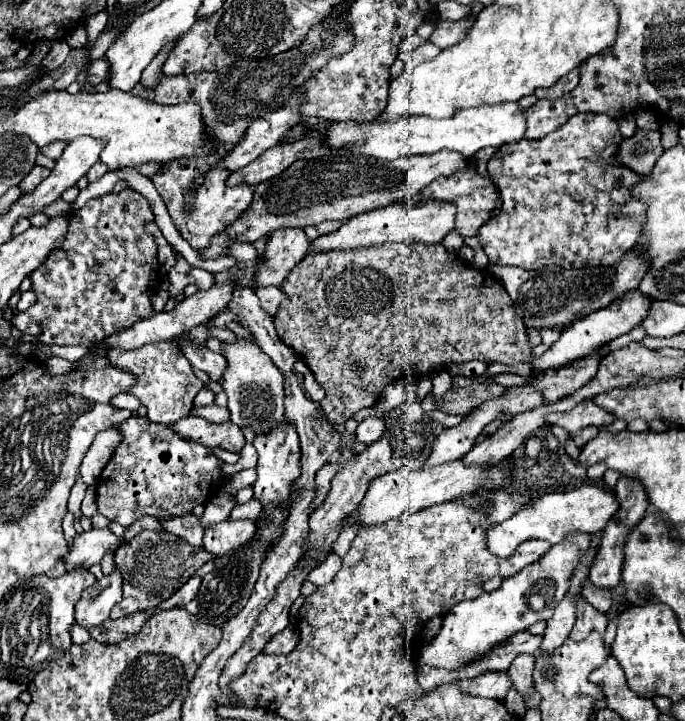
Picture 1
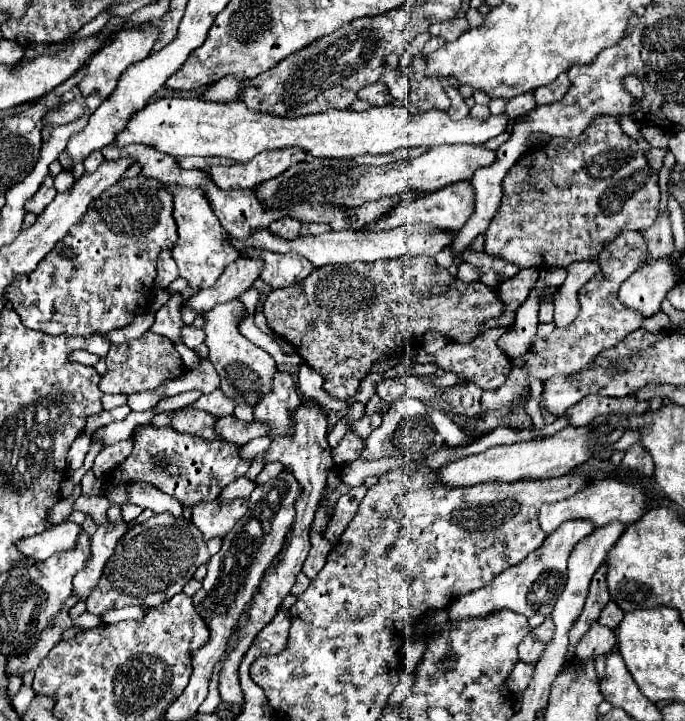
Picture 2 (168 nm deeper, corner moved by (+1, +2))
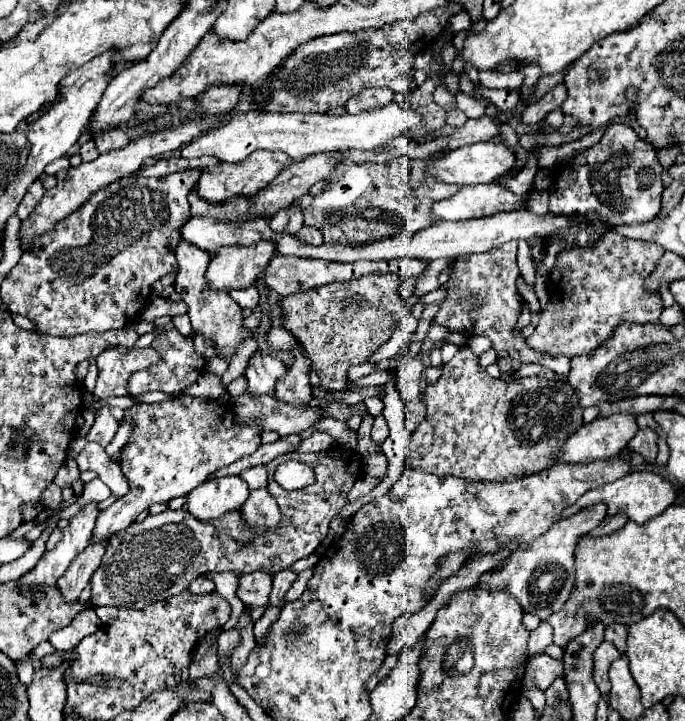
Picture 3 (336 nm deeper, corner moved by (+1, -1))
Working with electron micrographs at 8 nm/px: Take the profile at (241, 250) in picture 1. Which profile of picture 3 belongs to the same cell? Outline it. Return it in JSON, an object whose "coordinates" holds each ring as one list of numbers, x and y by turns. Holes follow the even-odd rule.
{"coordinates":[[181,241,177,247,177,261,179,261,179,273,175,279,175,291,181,295,181,299,189,307,189,317,193,325,193,333,205,335,207,339,213,339,217,345,217,355,223,359,231,359,237,351,239,343,245,341,251,333,243,327,243,315,241,307,229,297,227,291,209,291,209,283,205,279,207,267,209,267,211,255,193,247,187,241]]}

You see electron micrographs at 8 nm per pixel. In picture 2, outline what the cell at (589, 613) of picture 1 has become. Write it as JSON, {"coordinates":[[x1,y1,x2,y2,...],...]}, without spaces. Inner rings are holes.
{"coordinates":[[593,622,589,632,585,632,585,636,581,636,581,640,577,642,575,656,579,660,595,658,599,654,611,652,613,646,615,646,615,632,599,622]]}

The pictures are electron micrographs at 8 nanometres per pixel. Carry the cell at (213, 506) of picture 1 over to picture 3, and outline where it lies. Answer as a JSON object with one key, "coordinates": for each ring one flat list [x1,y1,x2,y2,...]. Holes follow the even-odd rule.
{"coordinates":[[251,467,249,471,241,473,241,479,247,481,249,489,257,489,257,487,265,487,267,485,267,469,261,467]]}

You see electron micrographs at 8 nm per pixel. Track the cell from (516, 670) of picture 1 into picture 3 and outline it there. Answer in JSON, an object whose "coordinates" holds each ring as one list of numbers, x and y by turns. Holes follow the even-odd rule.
{"coordinates":[[541,621,541,625,529,635,529,655,541,653,551,641,553,641,553,627,549,627,547,621]]}

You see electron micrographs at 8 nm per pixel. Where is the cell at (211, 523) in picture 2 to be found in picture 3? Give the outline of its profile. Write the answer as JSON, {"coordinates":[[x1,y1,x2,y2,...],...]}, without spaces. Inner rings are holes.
{"coordinates":[[225,475,221,479,207,479,187,495,187,509,201,521,219,519,227,511,241,509,249,495,247,483,239,475]]}

